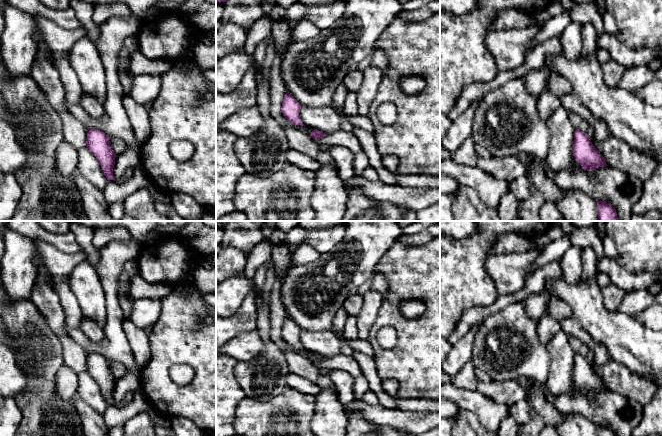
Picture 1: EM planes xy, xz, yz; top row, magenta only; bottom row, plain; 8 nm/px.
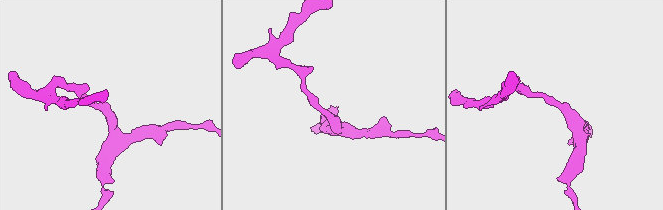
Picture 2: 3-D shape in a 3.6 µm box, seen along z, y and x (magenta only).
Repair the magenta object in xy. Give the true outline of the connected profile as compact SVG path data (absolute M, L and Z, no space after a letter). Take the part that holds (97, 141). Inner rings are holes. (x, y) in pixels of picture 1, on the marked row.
M88 128L86 144L93 155L98 159L106 178L108 180L115 180L113 177L113 168L116 153L110 145L109 136L98 129Z

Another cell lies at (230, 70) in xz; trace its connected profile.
M244 49L235 50L216 60L216 93L233 92L253 64L254 59Z

